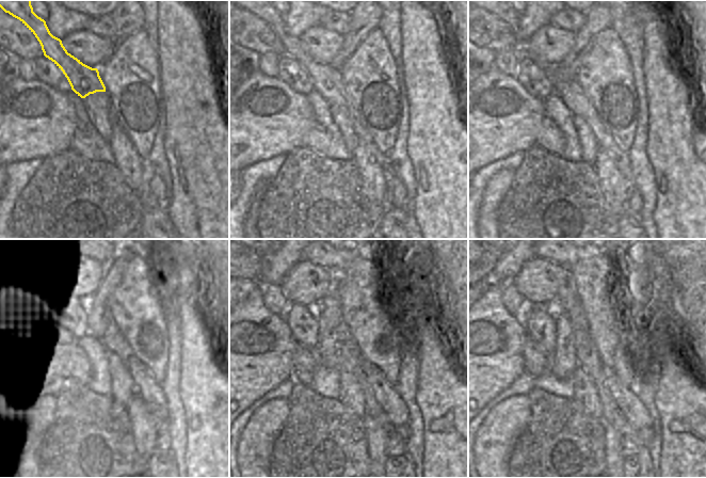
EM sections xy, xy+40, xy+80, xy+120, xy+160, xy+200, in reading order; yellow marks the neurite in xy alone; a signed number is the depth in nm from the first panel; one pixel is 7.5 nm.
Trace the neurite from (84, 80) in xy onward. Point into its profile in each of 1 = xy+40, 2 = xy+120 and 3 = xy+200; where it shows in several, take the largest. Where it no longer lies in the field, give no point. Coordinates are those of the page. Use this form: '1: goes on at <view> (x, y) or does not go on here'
1: goes on at xy+40 (326, 80)
2: goes on at xy+120 (145, 387)
3: goes on at xy+200 (637, 414)

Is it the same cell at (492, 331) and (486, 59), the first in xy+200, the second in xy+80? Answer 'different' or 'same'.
different

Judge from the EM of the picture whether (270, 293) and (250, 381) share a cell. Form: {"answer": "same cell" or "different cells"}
{"answer": "different cells"}

